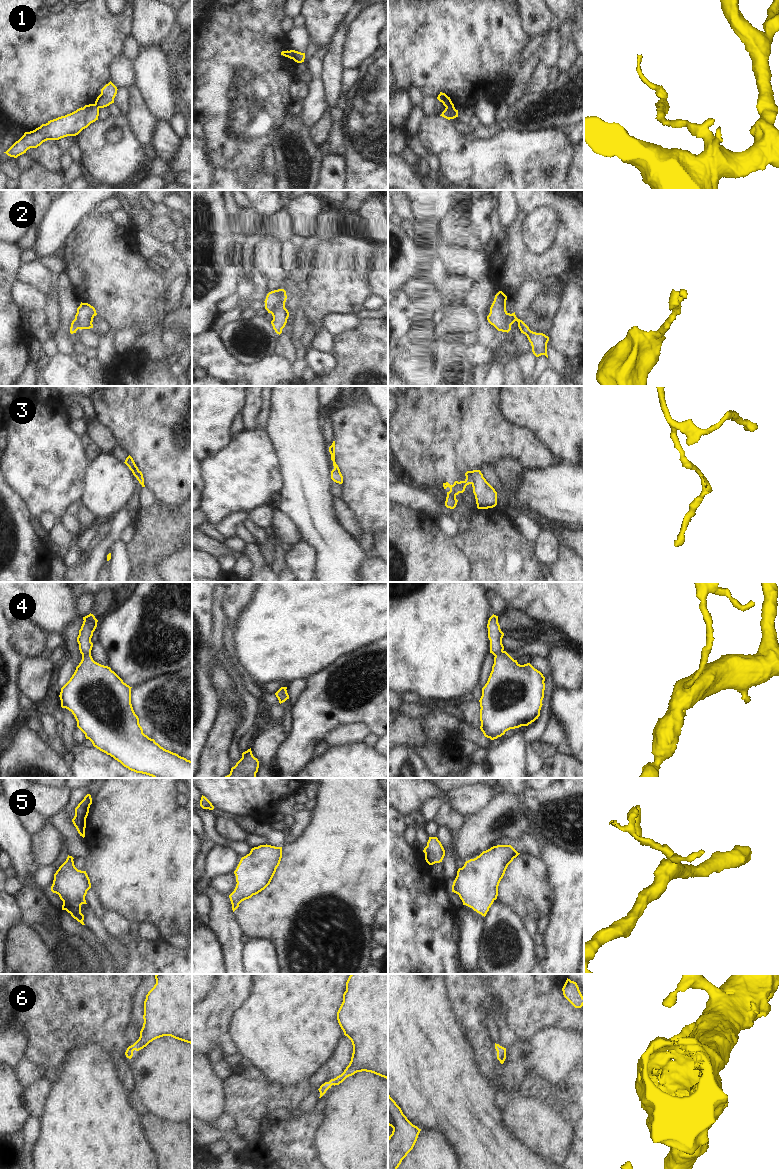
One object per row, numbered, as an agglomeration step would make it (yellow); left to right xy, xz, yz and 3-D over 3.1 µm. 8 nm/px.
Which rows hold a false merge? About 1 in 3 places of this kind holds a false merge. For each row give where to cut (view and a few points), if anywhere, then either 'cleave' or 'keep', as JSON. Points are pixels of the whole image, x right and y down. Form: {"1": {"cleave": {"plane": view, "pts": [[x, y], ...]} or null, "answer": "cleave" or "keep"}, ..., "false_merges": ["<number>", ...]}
{"1": {"cleave": {"plane": "xz", "pts": [[291, 50], [293, 58]]}, "answer": "cleave"}, "2": {"cleave": null, "answer": "keep"}, "3": {"cleave": {"plane": "yz", "pts": [[472, 471], [470, 483]]}, "answer": "cleave"}, "4": {"cleave": null, "answer": "keep"}, "5": {"cleave": null, "answer": "keep"}, "6": {"cleave": null, "answer": "keep"}, "false_merges": ["1", "3"]}

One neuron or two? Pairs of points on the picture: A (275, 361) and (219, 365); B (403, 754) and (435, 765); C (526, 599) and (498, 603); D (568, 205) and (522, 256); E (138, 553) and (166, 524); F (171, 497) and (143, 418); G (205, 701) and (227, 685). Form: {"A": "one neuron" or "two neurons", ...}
{"A": "one neuron", "B": "two neurons", "C": "two neurons", "D": "one neuron", "E": "one neuron", "F": "one neuron", "G": "two neurons"}

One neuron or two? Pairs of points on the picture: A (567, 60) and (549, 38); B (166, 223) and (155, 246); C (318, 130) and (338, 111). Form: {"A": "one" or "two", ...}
{"A": "two", "B": "two", "C": "one"}

